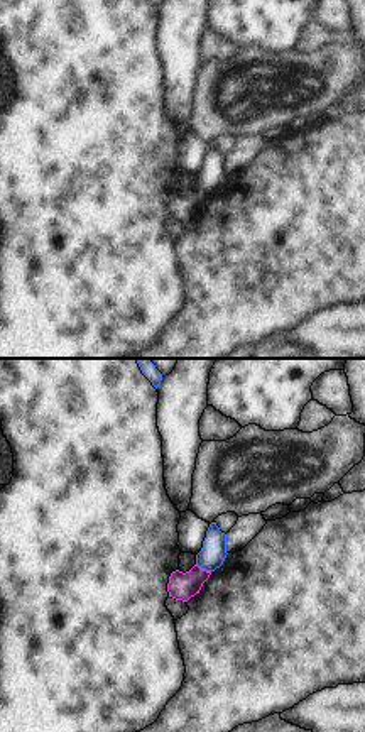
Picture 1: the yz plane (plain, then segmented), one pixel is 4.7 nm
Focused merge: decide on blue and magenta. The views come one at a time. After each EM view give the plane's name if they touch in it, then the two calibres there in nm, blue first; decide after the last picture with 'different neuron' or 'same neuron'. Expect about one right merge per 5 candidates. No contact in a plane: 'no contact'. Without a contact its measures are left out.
yz | 120/130 nm

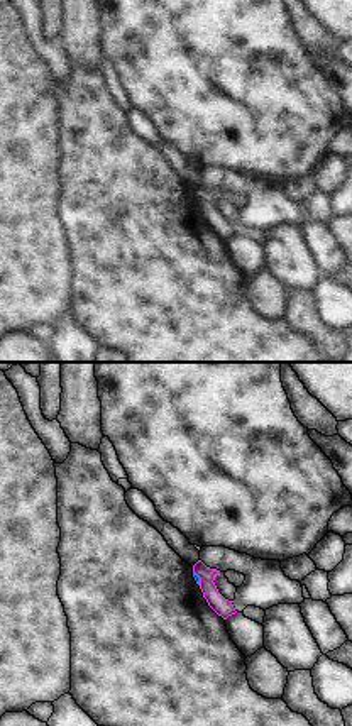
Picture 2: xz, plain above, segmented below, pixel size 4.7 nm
xz | 20/90 nm

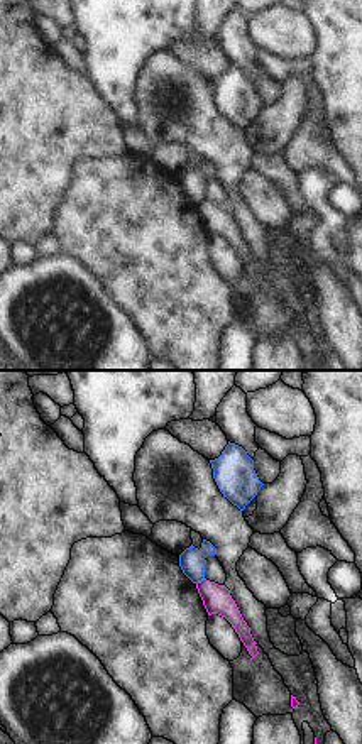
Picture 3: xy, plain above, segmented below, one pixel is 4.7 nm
xy | 120/140 nm

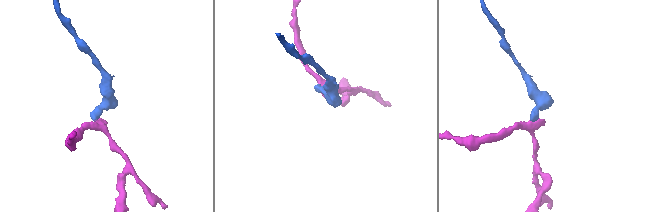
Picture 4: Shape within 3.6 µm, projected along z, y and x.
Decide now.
different neuron

